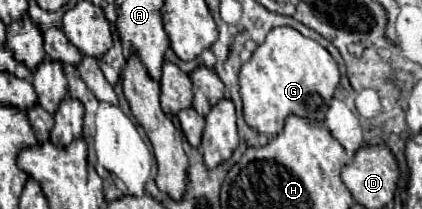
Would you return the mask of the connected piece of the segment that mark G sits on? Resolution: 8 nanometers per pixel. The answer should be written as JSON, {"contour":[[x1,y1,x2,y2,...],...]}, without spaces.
{"contour":[[276,27,268,33,266,41,258,45,258,49,252,53,250,61,242,65,240,69,240,95,242,95,242,107,244,107,244,121,258,133,264,133,266,137,280,135,286,117,296,115,310,121,322,123,326,119,328,105,334,97,334,91,340,81,340,71,332,55,314,39,302,37,292,27]]}

